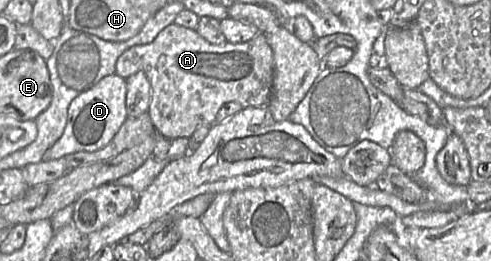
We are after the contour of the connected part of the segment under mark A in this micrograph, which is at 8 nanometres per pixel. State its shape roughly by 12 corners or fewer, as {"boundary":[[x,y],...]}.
{"boundary":[[173,23],[117,59],[151,84],[156,132],[190,138],[226,103],[267,107],[263,33],[214,45]]}

